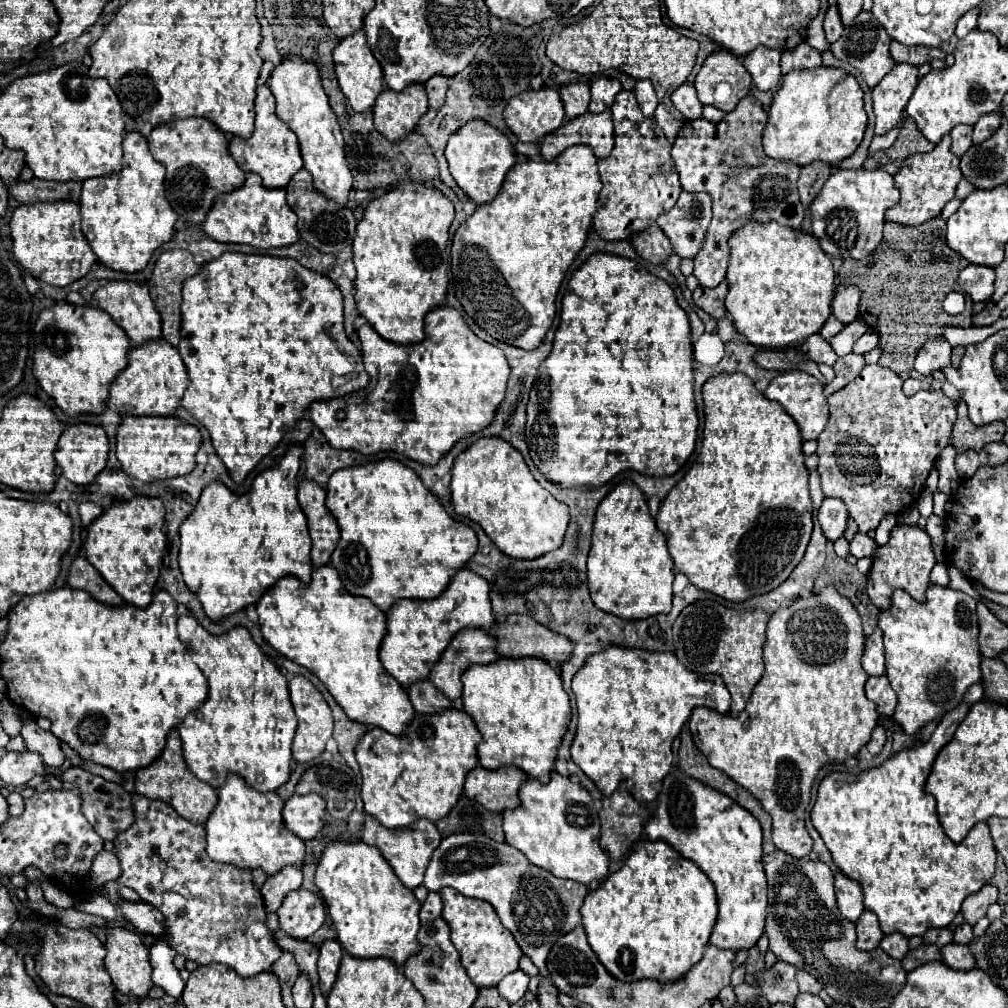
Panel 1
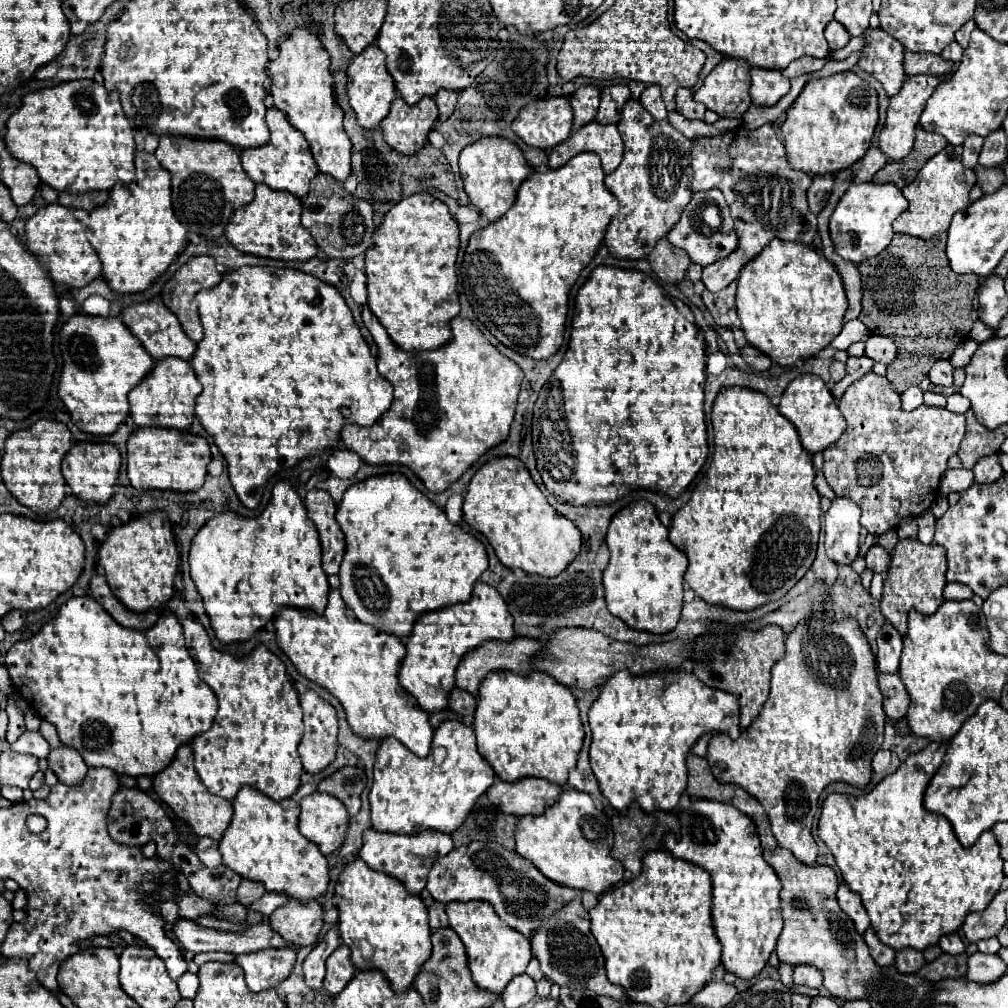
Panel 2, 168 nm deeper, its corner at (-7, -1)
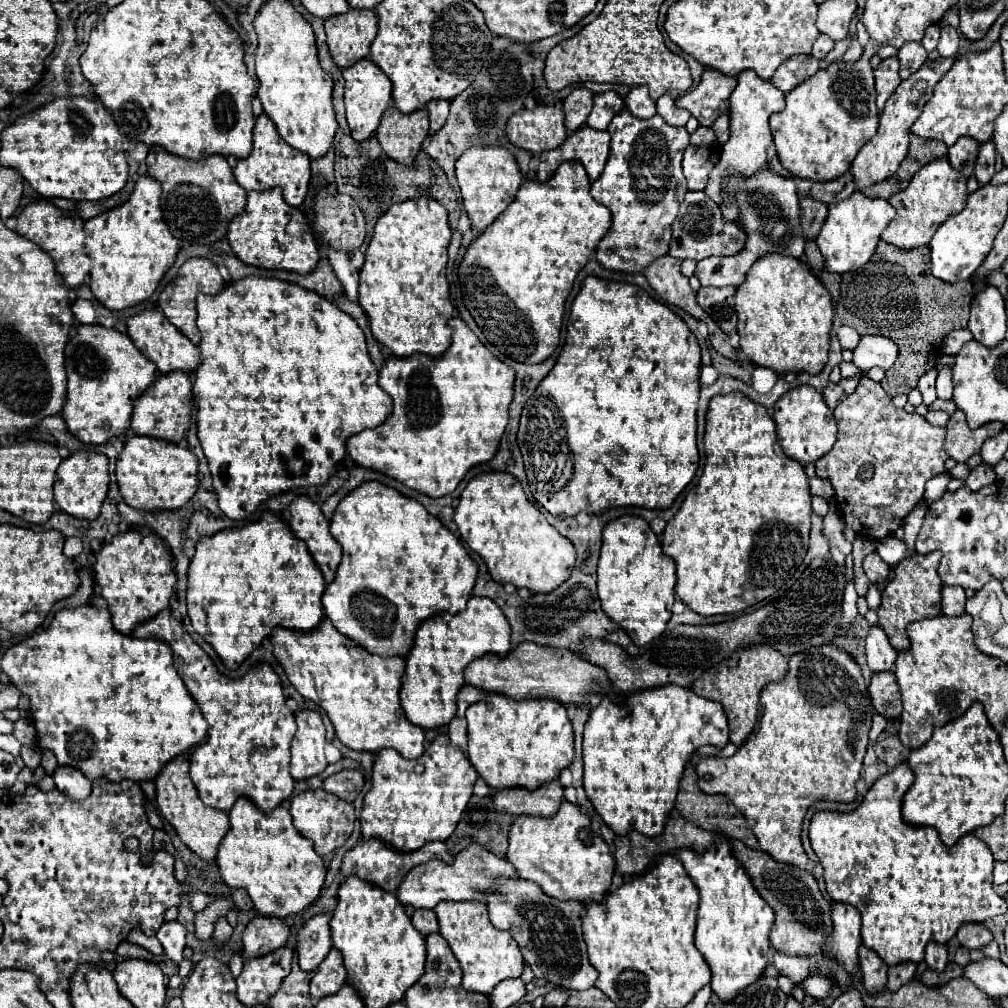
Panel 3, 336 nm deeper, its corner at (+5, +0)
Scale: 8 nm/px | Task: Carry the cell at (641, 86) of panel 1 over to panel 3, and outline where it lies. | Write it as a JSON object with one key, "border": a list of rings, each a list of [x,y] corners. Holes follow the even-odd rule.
{"border":[[[634,86],[626,96],[626,108],[636,118],[652,118],[656,114],[654,100],[648,96],[648,86]]]}

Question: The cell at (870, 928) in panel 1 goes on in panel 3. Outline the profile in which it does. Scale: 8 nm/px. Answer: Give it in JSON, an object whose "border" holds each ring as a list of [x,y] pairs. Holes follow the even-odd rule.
{"border":[[[860,946],[860,970],[862,970],[862,980],[864,980],[864,990],[870,996],[880,994],[886,988],[886,972],[888,966],[886,962],[866,946]]]}

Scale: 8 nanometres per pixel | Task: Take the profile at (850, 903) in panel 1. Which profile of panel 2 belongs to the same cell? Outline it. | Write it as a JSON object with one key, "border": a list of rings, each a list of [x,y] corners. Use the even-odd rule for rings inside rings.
{"border":[[[840,883],[838,887],[838,903],[842,907],[842,911],[846,915],[850,915],[850,919],[854,921],[856,929],[858,931],[866,931],[870,927],[870,919],[868,919],[868,913],[864,911],[864,903],[862,903],[862,897],[854,891],[850,891],[850,887],[846,887],[846,883]]]}

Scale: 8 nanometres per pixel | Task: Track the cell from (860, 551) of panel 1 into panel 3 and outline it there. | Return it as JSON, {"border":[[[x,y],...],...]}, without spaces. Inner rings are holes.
{"border":[[[872,552],[864,558],[864,572],[872,584],[878,584],[878,582],[884,582],[888,578],[890,566],[876,552]]]}

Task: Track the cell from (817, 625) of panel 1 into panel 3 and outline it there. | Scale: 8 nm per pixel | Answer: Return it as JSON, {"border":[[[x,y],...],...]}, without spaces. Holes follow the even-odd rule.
{"border":[[[822,646],[820,650],[812,650],[812,654],[796,654],[796,658],[790,658],[790,670],[786,678],[776,684],[768,684],[762,690],[758,732],[754,728],[754,732],[732,758],[700,760],[696,766],[700,790],[706,794],[728,796],[730,802],[740,808],[762,852],[770,854],[776,862],[804,868],[808,864],[808,856],[800,842],[804,816],[818,800],[856,800],[854,784],[860,778],[872,714],[874,710],[866,682],[862,678],[860,666],[852,660],[850,654],[836,646]]]}

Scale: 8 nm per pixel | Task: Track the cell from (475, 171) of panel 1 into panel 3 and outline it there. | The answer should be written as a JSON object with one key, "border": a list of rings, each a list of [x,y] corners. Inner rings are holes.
{"border":[[[474,146],[472,150],[466,150],[456,160],[456,178],[468,218],[478,232],[484,232],[498,218],[498,214],[508,208],[522,184],[522,172],[516,158],[506,148],[496,146]]]}

